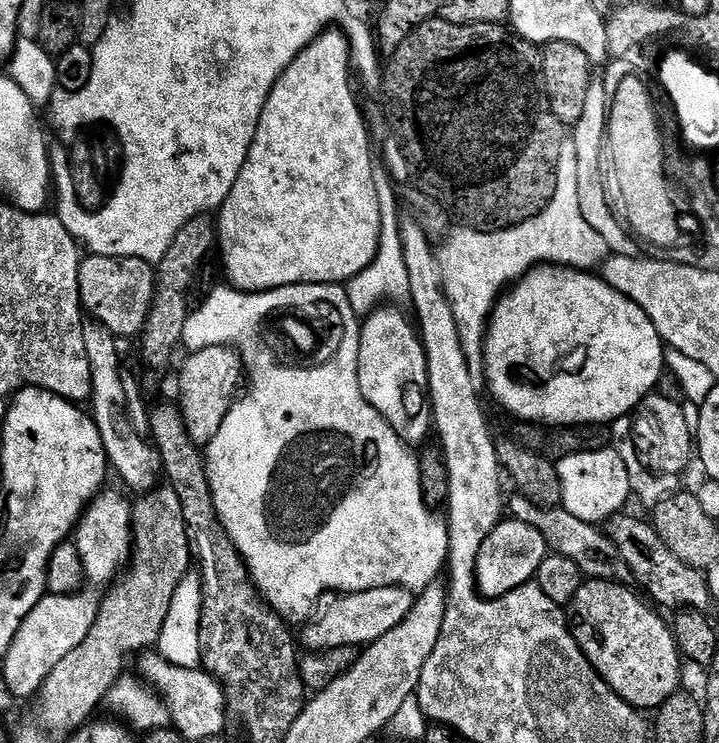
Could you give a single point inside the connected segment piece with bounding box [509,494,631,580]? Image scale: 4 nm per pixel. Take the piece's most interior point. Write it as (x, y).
(592, 551)

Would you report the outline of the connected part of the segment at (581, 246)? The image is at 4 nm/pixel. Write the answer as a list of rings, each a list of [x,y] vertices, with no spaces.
[[[566,136],[558,154],[555,192],[547,206],[534,219],[499,232],[501,254],[499,258],[509,259],[514,269],[512,281],[521,279],[525,273],[541,264],[557,264],[577,270],[592,270],[609,256],[609,250],[602,236],[582,217],[578,199],[577,152],[573,137]]]

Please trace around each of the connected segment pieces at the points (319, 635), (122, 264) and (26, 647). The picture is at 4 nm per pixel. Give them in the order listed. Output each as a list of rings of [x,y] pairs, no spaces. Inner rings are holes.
[[[382,586],[381,588],[367,588],[365,592],[350,592],[339,597],[337,604],[332,604],[308,629],[304,632],[305,649],[313,652],[330,650],[332,647],[356,647],[373,644],[378,638],[390,634],[394,626],[398,626],[410,614],[414,603],[413,593],[400,586]]]
[[[85,255],[80,261],[78,286],[83,311],[89,317],[92,315],[91,319],[101,328],[111,332],[116,338],[136,338],[143,333],[156,293],[156,270],[149,261],[121,256]]]
[[[92,592],[86,593],[85,596],[80,595],[45,594],[36,603],[34,610],[30,610],[30,614],[26,614],[18,634],[14,634],[14,642],[10,642],[10,650],[2,657],[2,664],[4,664],[2,682],[12,692],[13,697],[35,697],[46,682],[50,670],[54,670],[54,666],[58,666],[58,662],[62,662],[62,658],[66,658],[66,654],[70,654],[70,650],[77,648],[86,638],[86,634],[90,634],[90,630],[96,621],[96,615],[100,613],[102,600],[100,596],[96,597]]]

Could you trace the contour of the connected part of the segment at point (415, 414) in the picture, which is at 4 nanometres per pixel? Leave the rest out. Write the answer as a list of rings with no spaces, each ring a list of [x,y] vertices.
[[[377,306],[363,317],[360,324],[360,357],[356,363],[358,386],[366,402],[370,402],[370,406],[386,418],[401,440],[416,446],[434,424],[432,406],[426,395],[428,363],[417,325],[407,311],[399,312],[396,308],[399,307]]]

